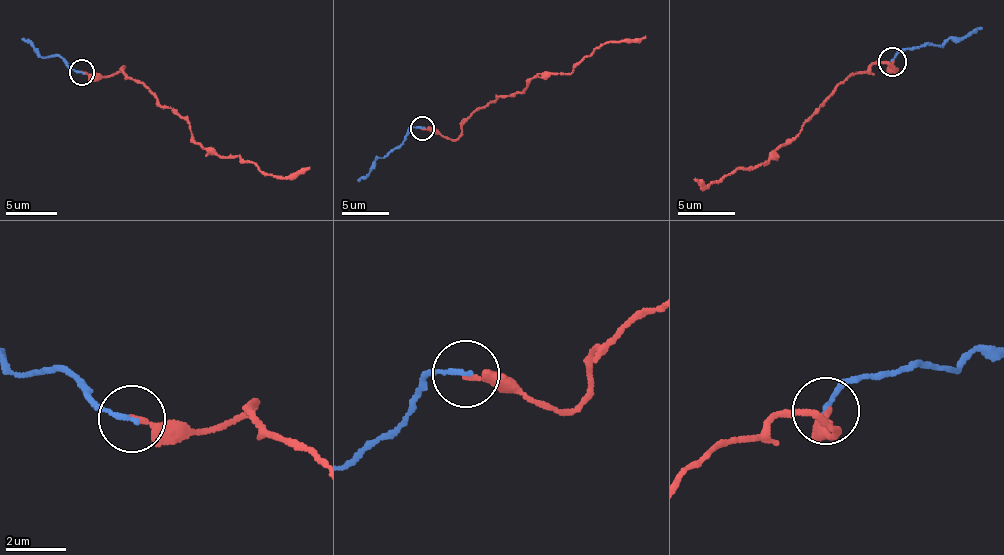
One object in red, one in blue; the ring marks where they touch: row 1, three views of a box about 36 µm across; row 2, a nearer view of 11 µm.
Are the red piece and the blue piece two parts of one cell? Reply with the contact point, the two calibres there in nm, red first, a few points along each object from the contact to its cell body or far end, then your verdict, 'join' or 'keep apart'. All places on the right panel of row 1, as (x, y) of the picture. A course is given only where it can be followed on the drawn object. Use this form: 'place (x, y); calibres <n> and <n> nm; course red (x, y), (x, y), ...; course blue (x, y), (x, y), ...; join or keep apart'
place (892, 62); calibres 180 and 170 nm; course red (893, 61), (892, 72), (888, 64), (874, 63), (852, 75), (766, 162), (735, 169), (703, 189), (694, 177); course blue (893, 61), (903, 49), (944, 44), (970, 37), (981, 26); keep apart

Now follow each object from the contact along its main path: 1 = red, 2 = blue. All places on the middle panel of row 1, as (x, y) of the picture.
1: (422, 128), (456, 139), (477, 110), (514, 96), (539, 73), (571, 73), (610, 41), (645, 36)
2: (422, 128), (410, 127), (400, 144), (379, 158), (358, 181)

